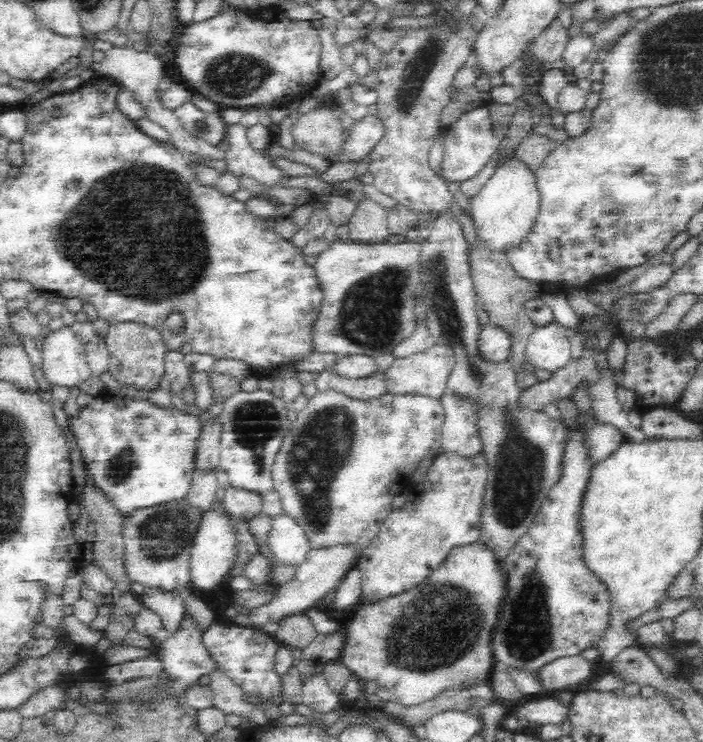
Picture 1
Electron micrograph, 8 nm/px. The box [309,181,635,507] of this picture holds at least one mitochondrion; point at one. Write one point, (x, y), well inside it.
(370, 316)

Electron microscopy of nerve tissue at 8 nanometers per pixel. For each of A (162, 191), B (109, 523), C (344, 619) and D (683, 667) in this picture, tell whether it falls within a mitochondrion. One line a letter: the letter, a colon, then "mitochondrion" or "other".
A: mitochondrion
B: other
C: other
D: other

